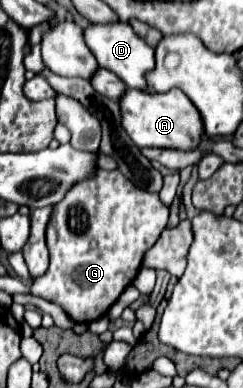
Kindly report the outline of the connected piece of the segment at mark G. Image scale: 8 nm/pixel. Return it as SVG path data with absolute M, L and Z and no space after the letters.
M99 170L95 178L75 184L65 198L55 204L53 216L47 226L47 248L51 264L43 276L33 278L31 294L59 304L73 322L91 324L109 312L121 292L133 282L141 266L143 254L155 244L163 228L167 226L169 208L161 204L155 192L137 188L119 170Z

